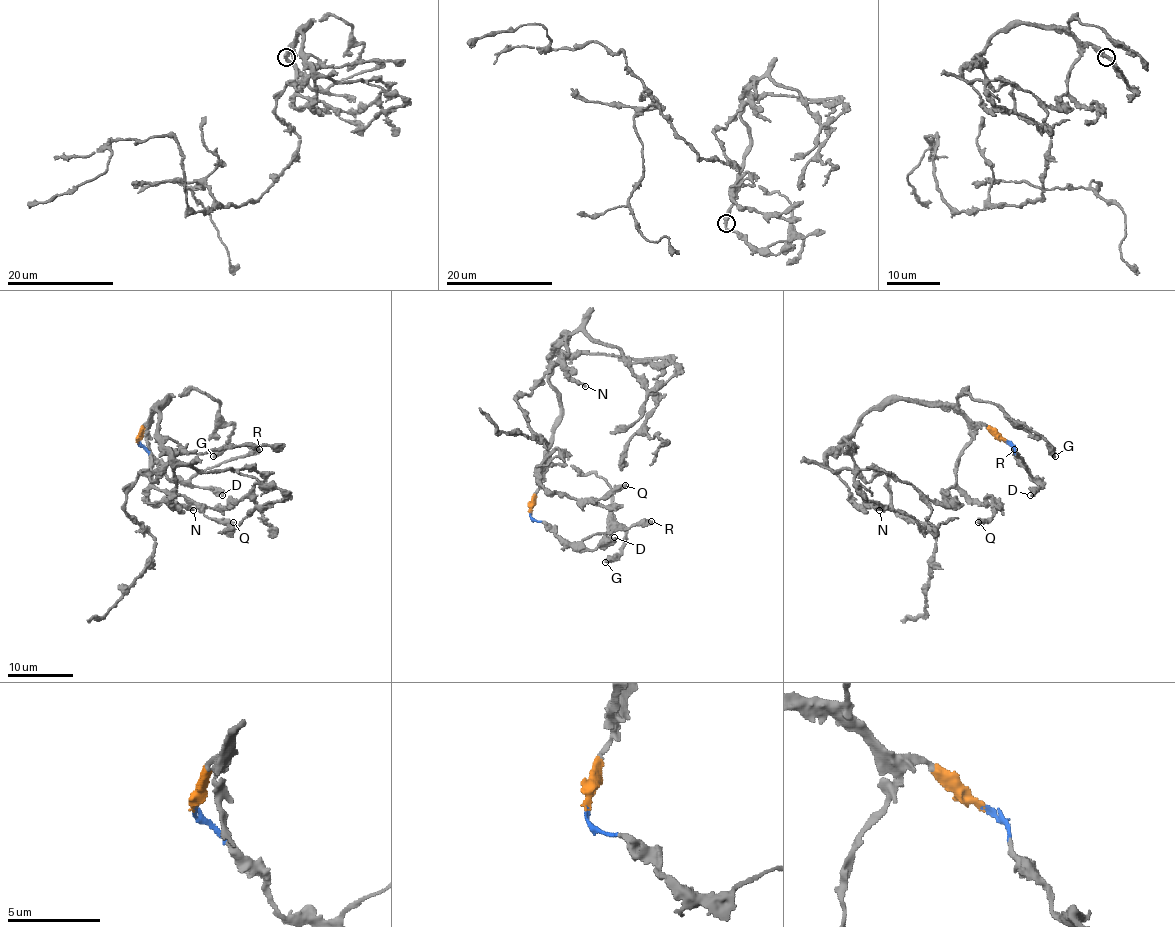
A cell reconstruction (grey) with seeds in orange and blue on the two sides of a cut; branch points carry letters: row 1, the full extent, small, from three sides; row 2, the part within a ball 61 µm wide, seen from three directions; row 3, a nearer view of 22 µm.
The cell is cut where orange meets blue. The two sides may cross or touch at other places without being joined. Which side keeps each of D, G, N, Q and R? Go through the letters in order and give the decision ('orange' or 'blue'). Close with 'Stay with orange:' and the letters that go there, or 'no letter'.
D: blue
G: orange
N: orange
Q: orange
R: blue
Stay with orange: G, N, Q

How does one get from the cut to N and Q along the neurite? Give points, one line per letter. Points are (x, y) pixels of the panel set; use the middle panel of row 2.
N: (530, 511), (561, 411), (550, 383), (550, 353), (561, 333), (566, 371), (586, 386)
Q: (530, 511), (530, 502), (538, 488), (541, 463), (540, 481), (551, 493), (597, 499), (619, 491), (625, 484)

